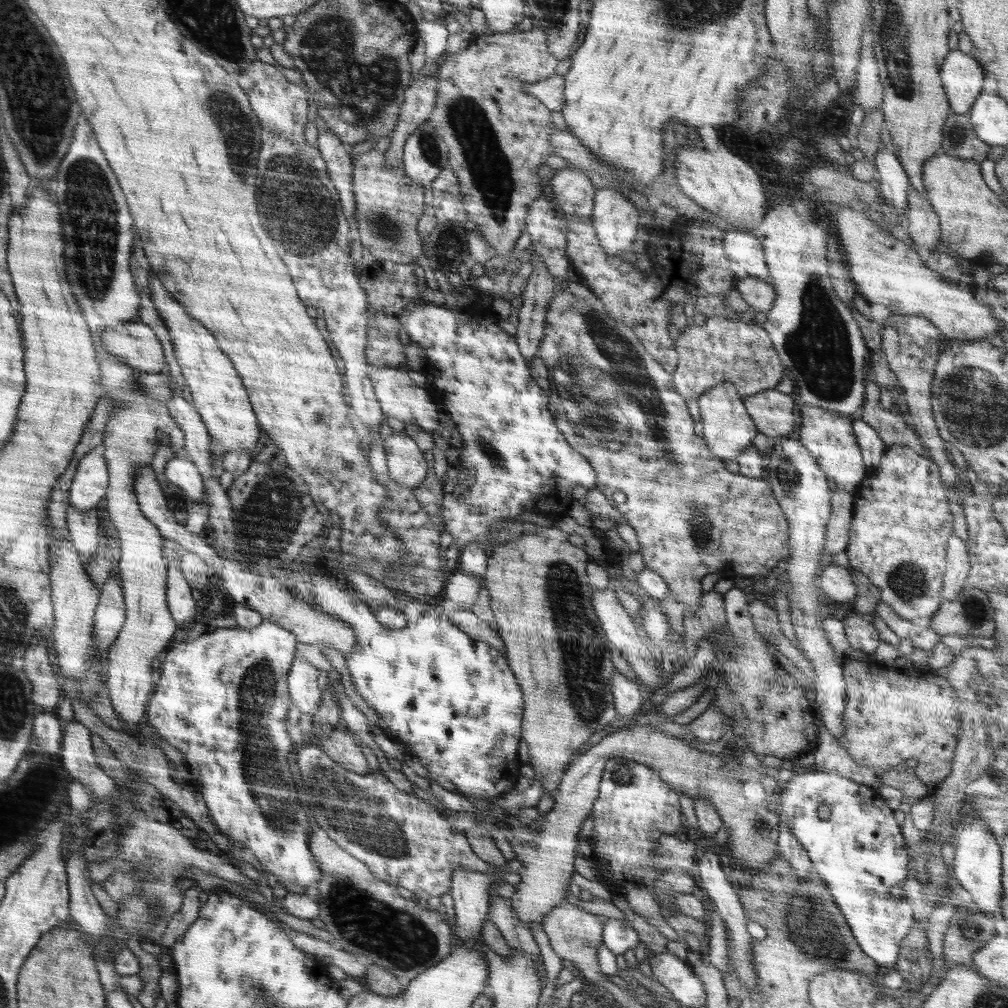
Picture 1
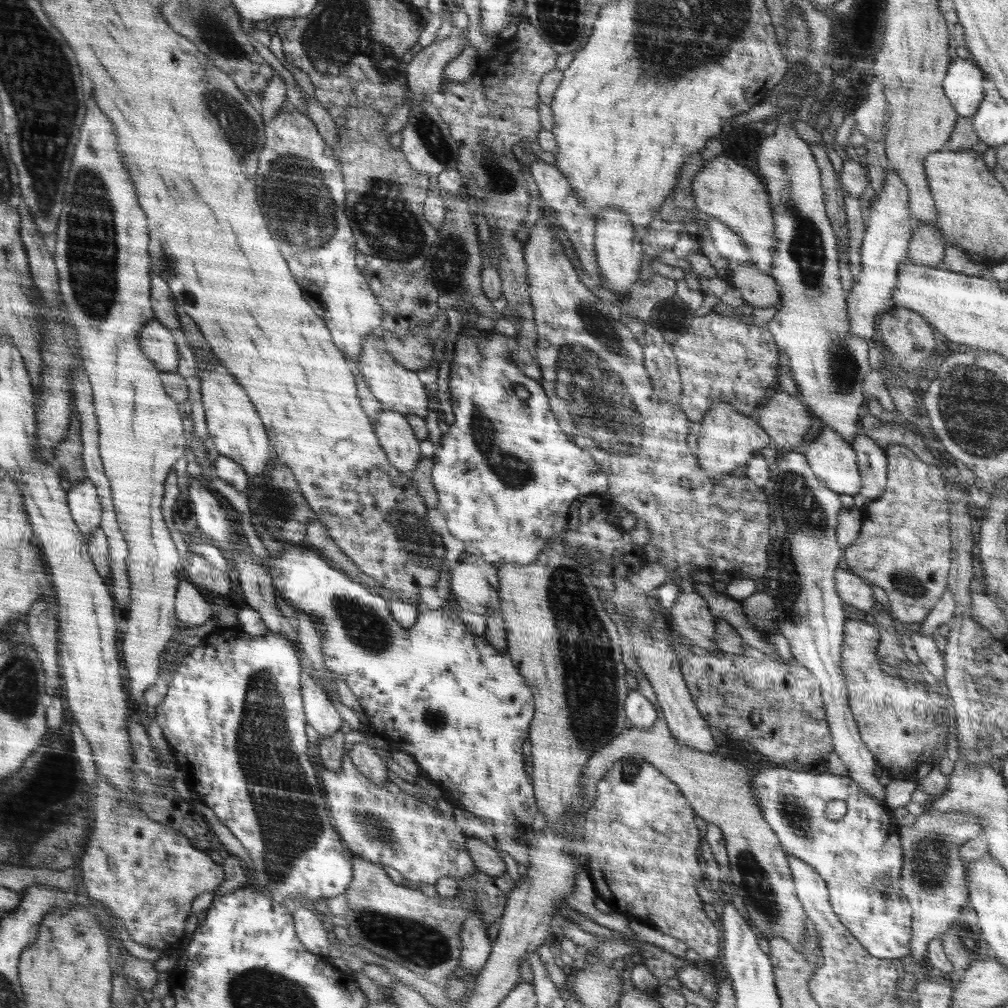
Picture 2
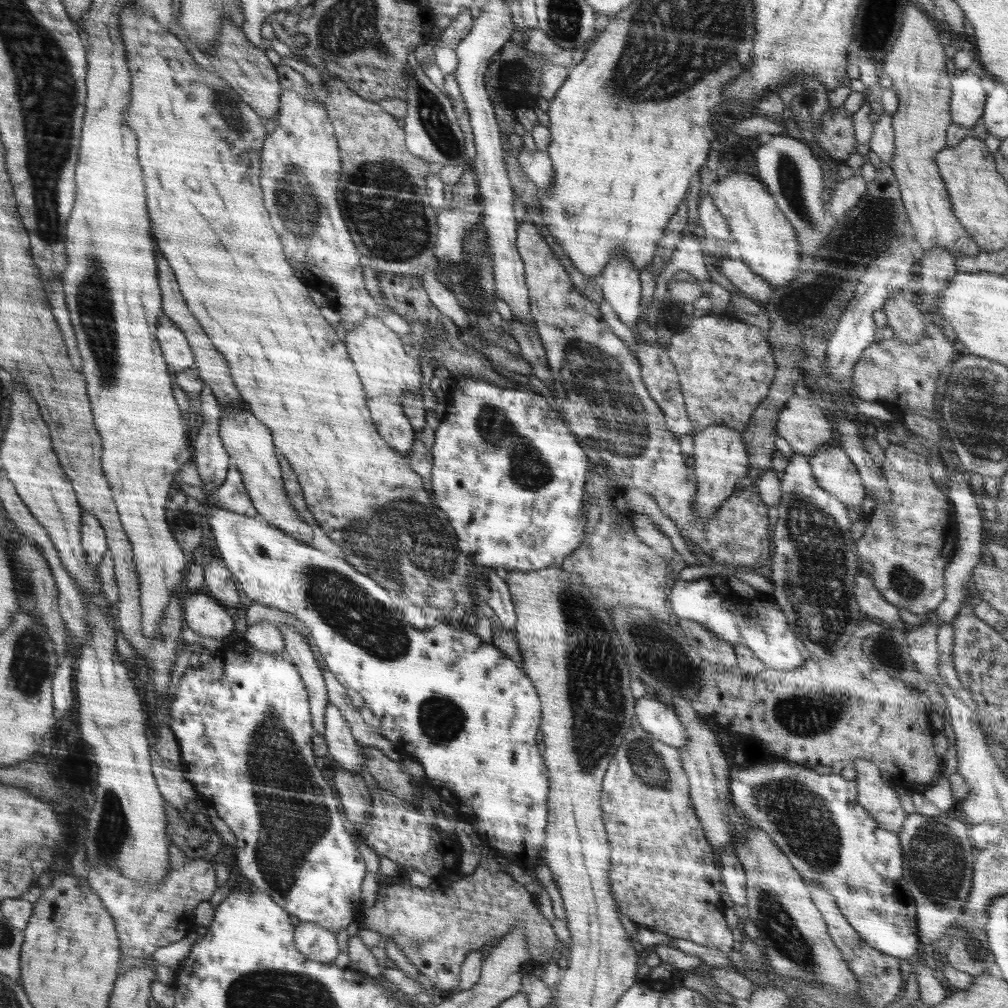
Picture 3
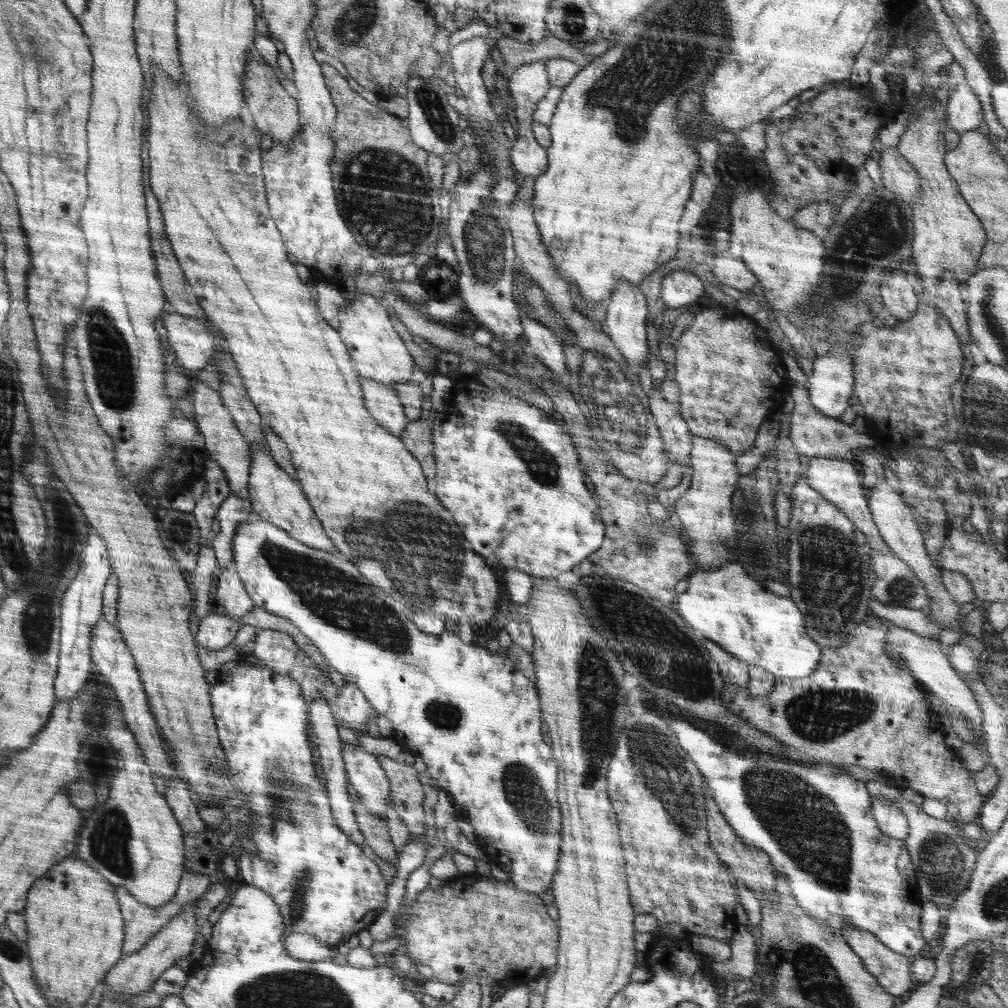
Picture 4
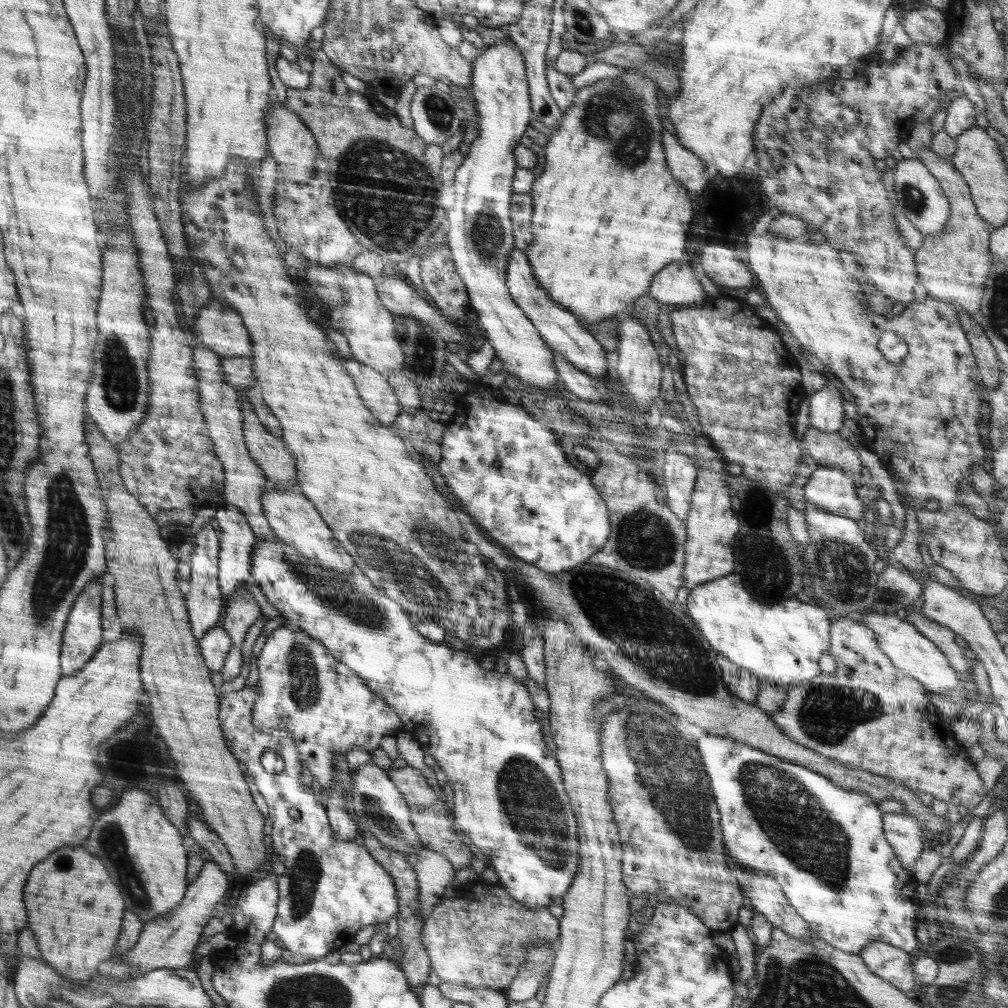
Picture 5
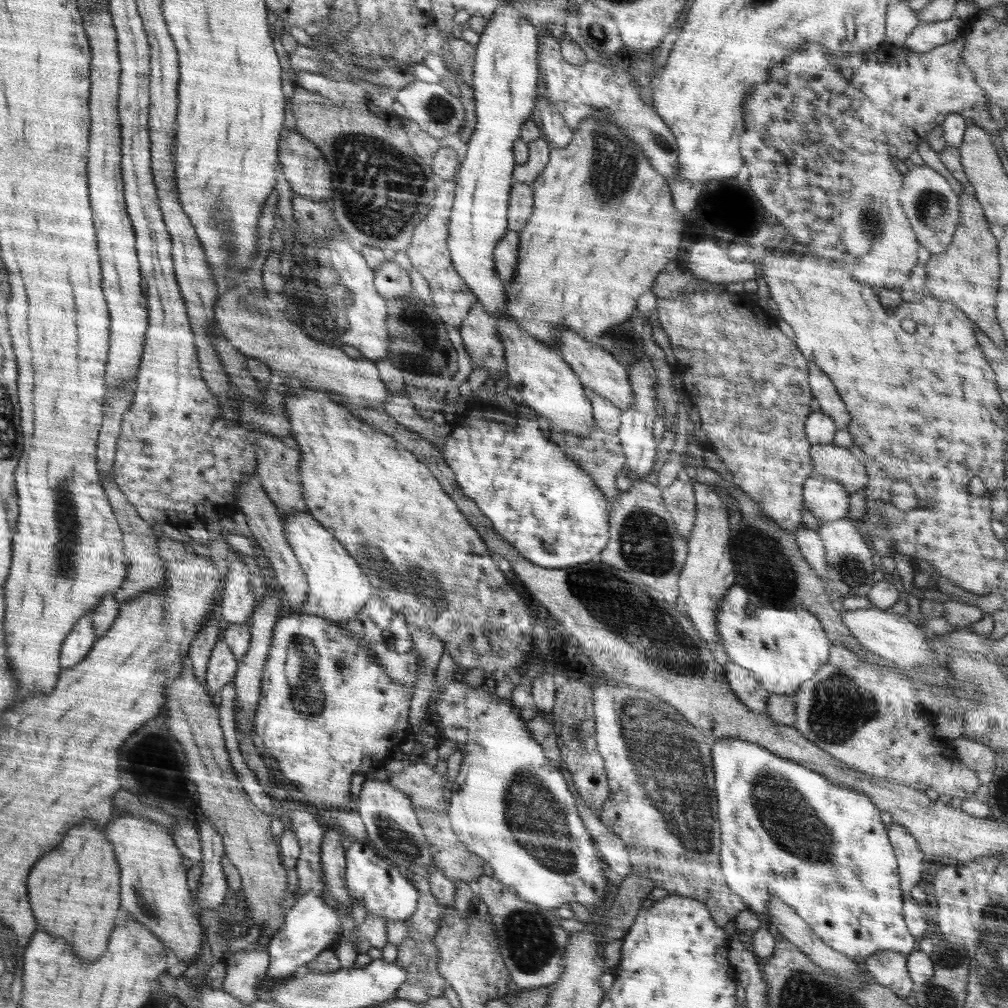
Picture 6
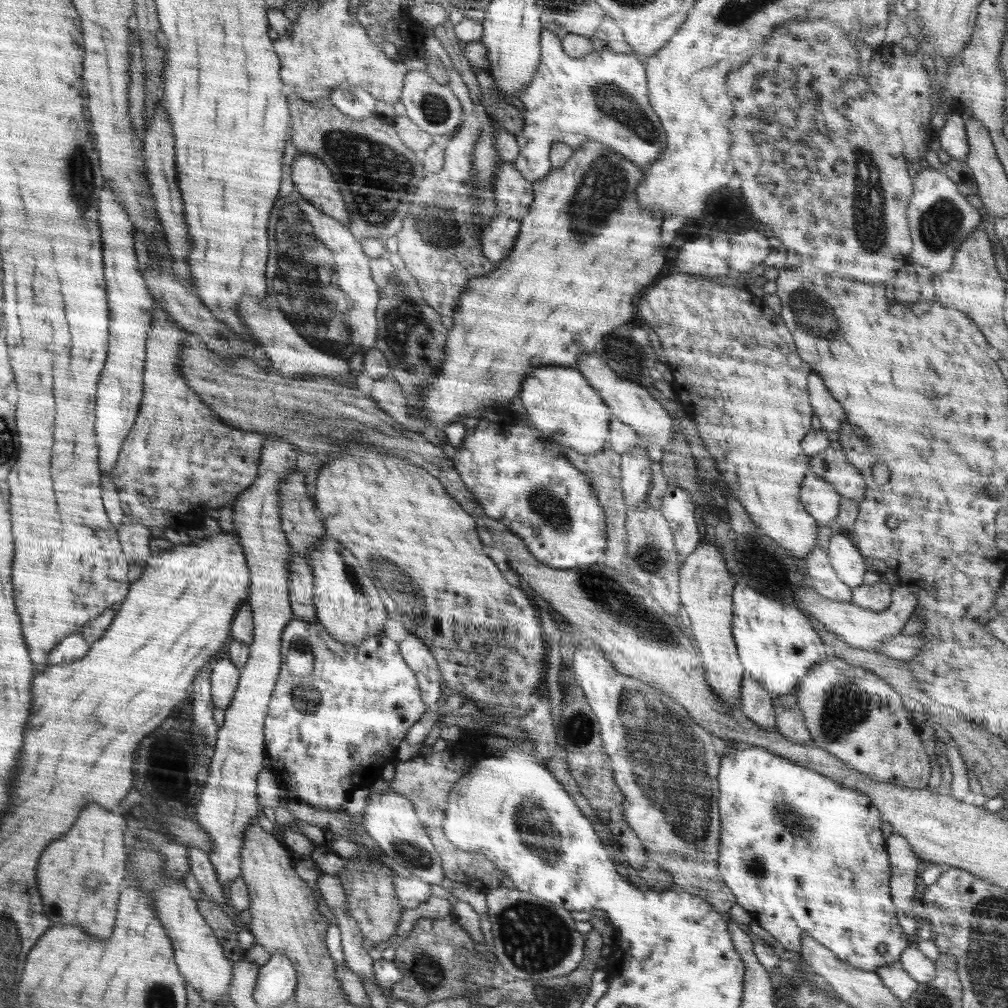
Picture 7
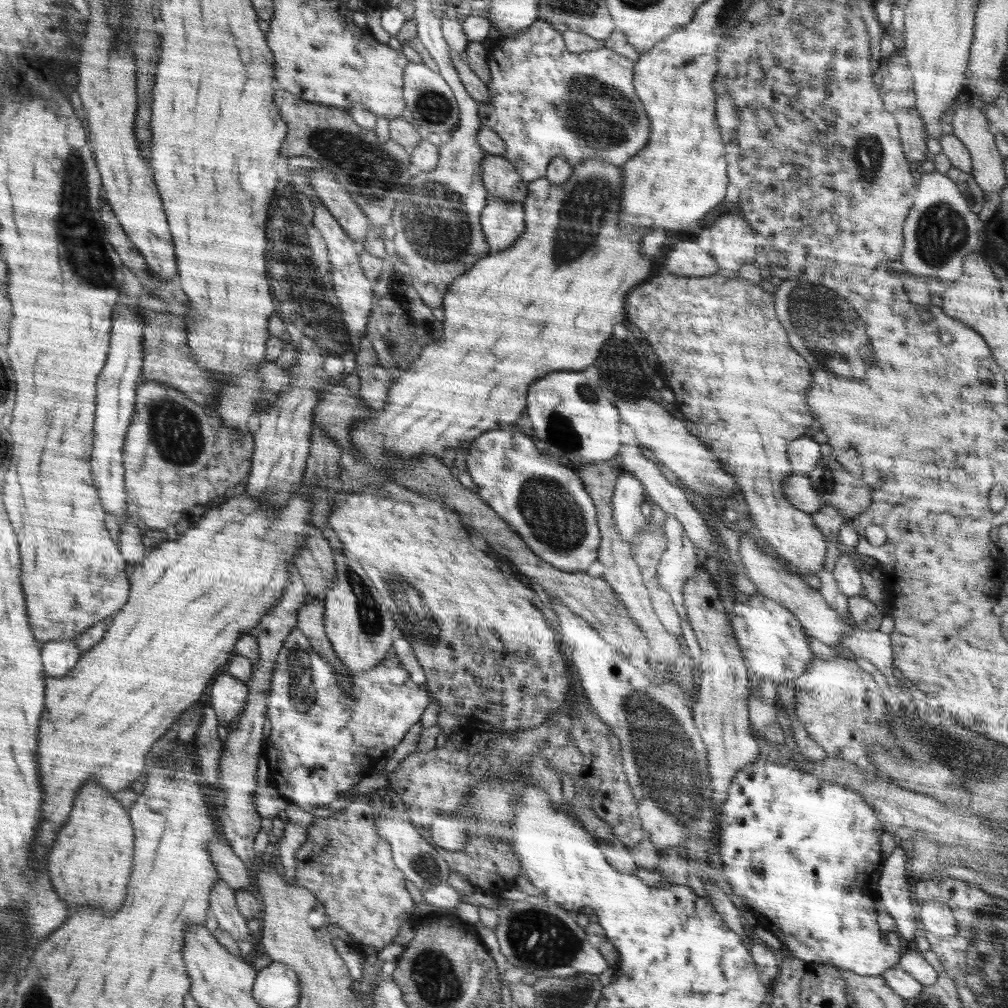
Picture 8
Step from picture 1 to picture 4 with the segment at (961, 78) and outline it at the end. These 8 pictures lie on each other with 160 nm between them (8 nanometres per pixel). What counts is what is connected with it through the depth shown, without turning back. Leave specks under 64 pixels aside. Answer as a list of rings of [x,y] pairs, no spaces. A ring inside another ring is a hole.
[[[966,81],[950,90],[946,110],[948,128],[959,133],[977,130],[983,120],[981,102]]]

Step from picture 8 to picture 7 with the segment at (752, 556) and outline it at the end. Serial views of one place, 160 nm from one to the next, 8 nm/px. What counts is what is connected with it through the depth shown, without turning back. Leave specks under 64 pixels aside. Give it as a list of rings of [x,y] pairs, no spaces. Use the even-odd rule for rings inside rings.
[[[902,586],[894,587],[892,594],[892,602],[890,606],[882,612],[874,612],[857,604],[851,600],[848,602],[838,602],[824,598],[817,594],[812,588],[798,589],[794,593],[795,604],[804,607],[810,616],[813,616],[818,622],[824,625],[826,630],[832,631],[840,640],[846,642],[854,648],[873,649],[879,648],[885,640],[901,634],[904,625],[908,619],[914,614],[917,602],[916,596],[912,596],[912,592],[908,592],[908,588]]]

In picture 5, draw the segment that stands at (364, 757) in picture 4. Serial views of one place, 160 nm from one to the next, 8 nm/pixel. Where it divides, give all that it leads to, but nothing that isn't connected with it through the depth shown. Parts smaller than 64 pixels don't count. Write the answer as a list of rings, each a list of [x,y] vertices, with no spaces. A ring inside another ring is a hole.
[[[369,761],[360,765],[353,772],[354,781],[350,785],[354,797],[351,811],[354,819],[358,822],[361,831],[370,832],[378,842],[385,847],[391,848],[394,852],[400,852],[407,857],[412,866],[418,863],[417,853],[422,848],[420,838],[414,827],[410,806],[407,804],[403,792],[395,784],[395,781],[387,775],[387,770]]]

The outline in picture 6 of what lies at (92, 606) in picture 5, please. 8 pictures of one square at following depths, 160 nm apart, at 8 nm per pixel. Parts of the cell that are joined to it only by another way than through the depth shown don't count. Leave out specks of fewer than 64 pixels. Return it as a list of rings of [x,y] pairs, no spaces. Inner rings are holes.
[[[88,613],[75,624],[62,646],[59,661],[62,669],[72,668],[88,656],[97,636],[95,635],[92,613]]]

